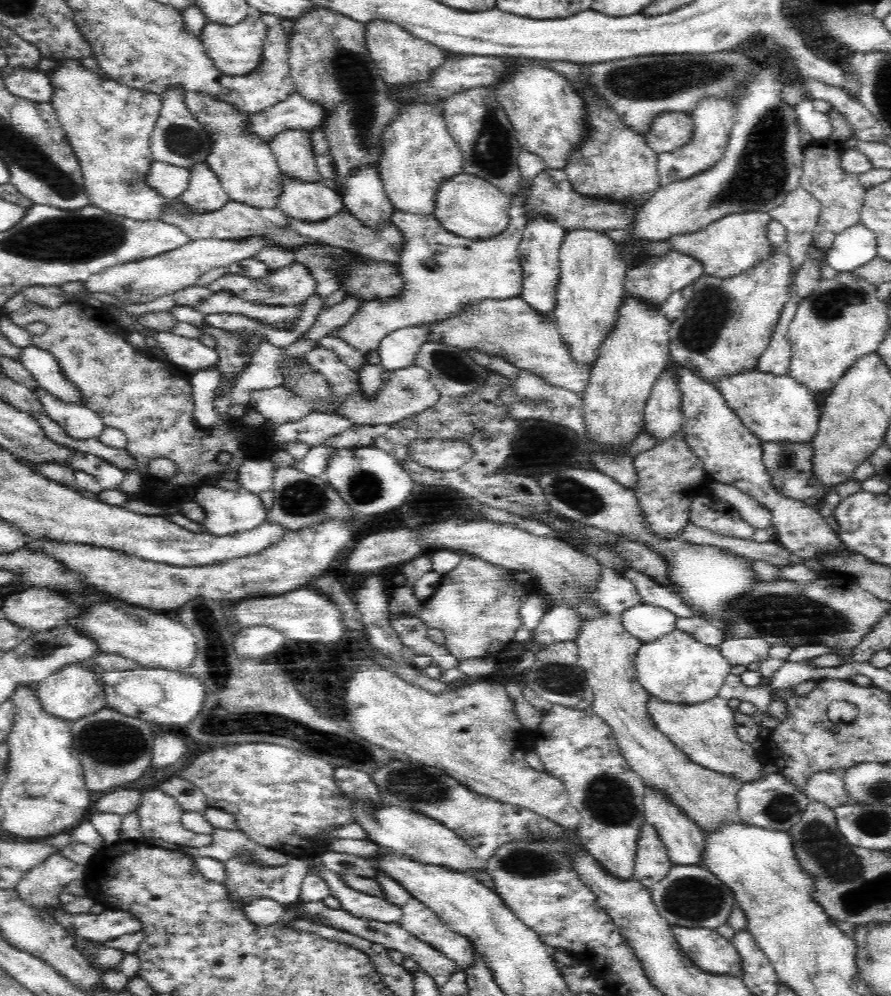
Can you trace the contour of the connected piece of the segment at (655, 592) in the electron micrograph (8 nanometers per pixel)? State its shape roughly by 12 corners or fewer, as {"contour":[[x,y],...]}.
{"contour":[[636,569],[624,576],[645,604],[669,610],[680,619],[692,612],[671,589]]}

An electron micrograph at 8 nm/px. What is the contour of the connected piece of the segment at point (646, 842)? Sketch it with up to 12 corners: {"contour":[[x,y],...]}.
{"contour":[[650,821],[638,833],[634,875],[646,887],[674,863]]}

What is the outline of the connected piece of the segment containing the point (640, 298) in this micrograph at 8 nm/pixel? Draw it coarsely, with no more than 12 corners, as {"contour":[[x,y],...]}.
{"contour":[[678,250],[627,270],[625,298],[663,314],[670,295],[704,276]]}

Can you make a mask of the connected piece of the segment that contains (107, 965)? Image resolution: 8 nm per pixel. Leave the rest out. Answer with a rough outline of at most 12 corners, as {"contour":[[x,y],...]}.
{"contour":[[67,933],[76,950],[98,972],[118,972],[120,950],[80,935]]}

